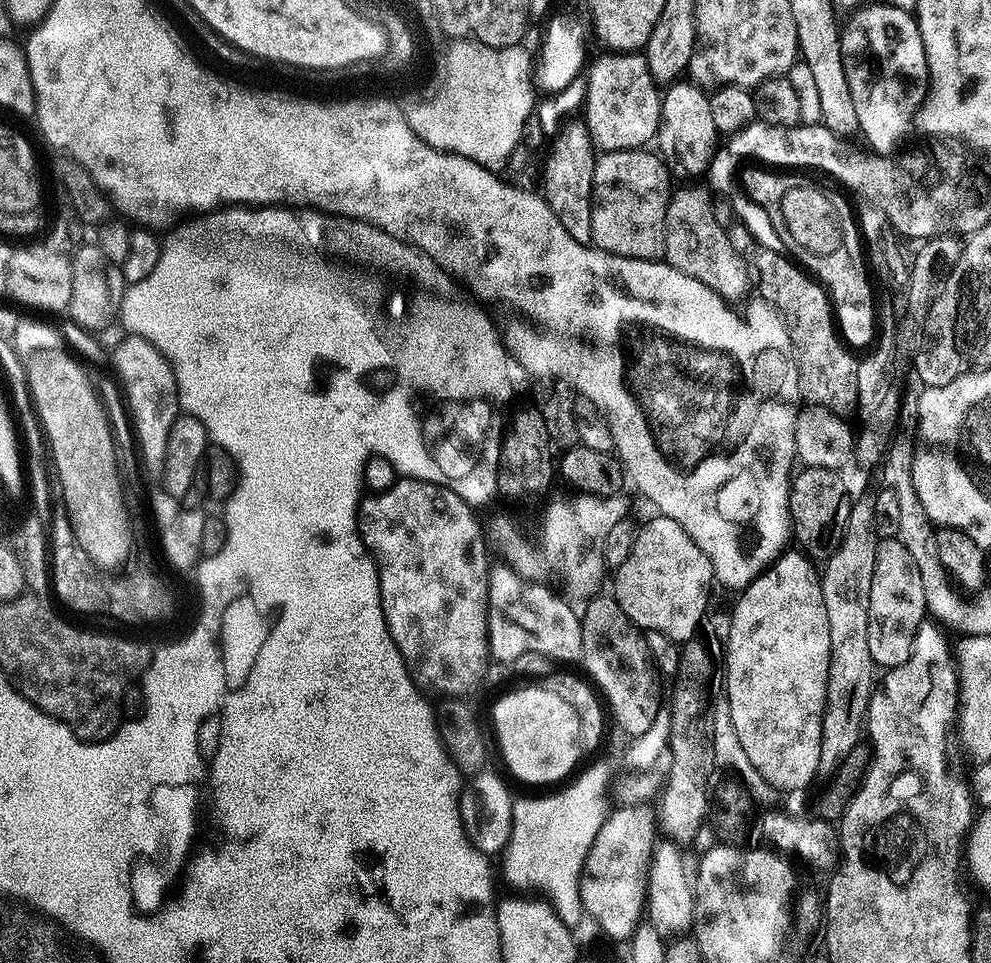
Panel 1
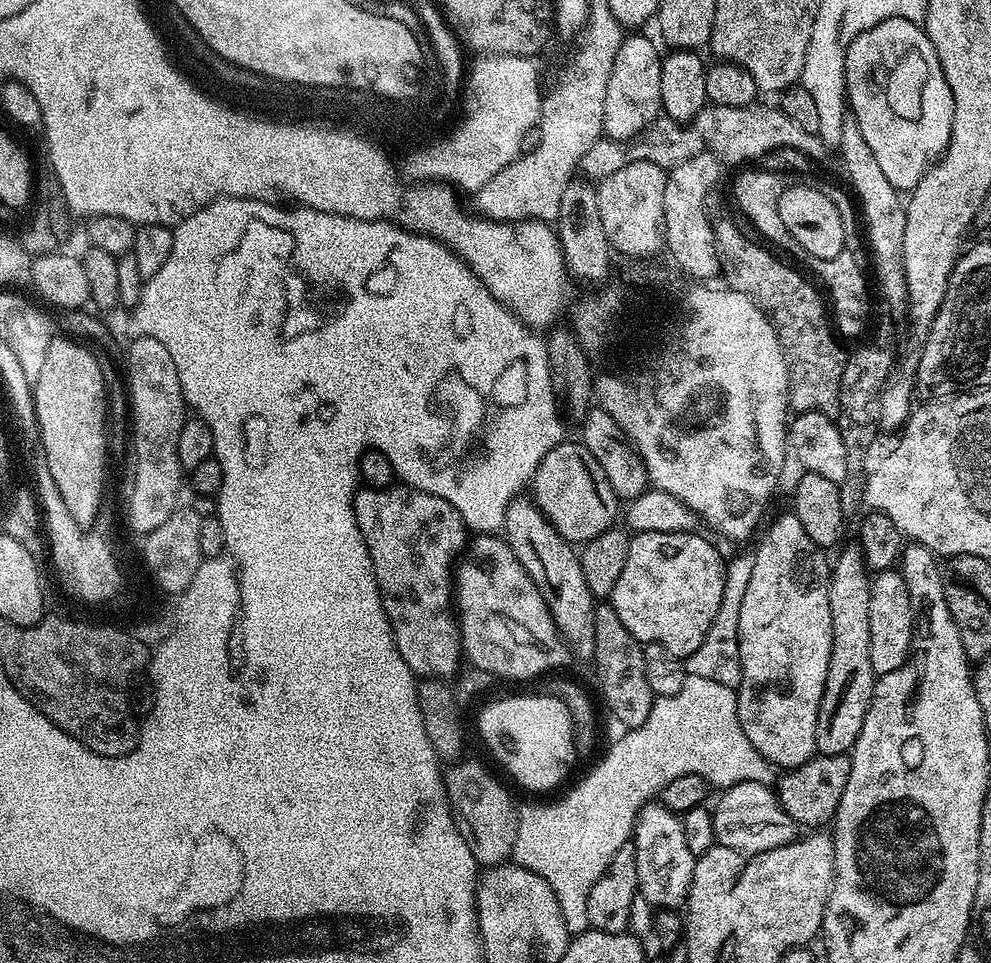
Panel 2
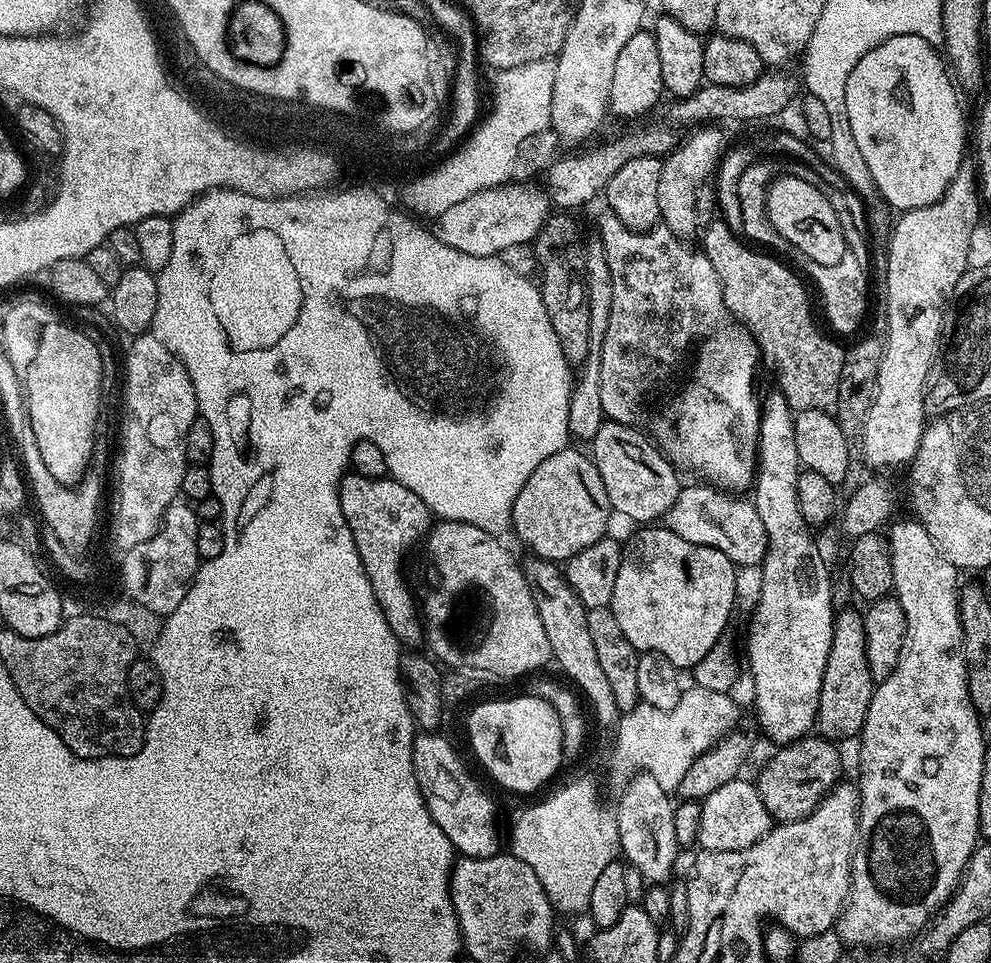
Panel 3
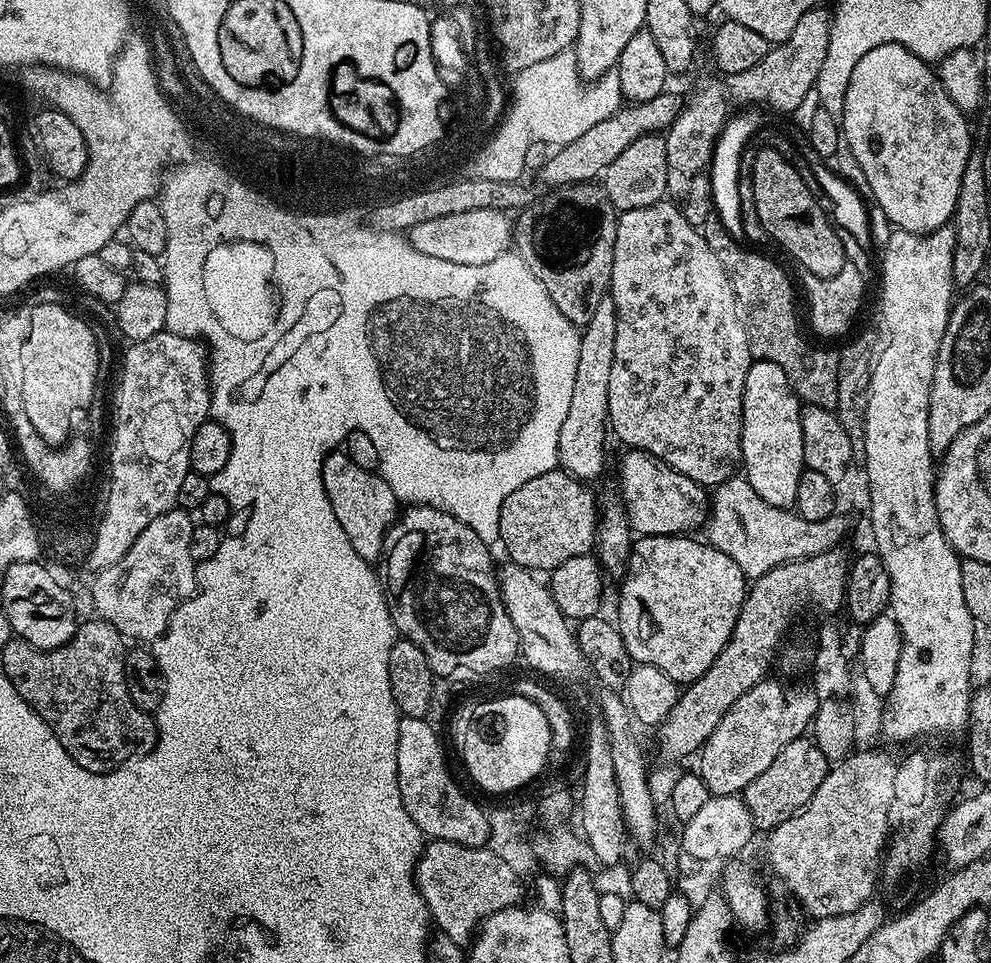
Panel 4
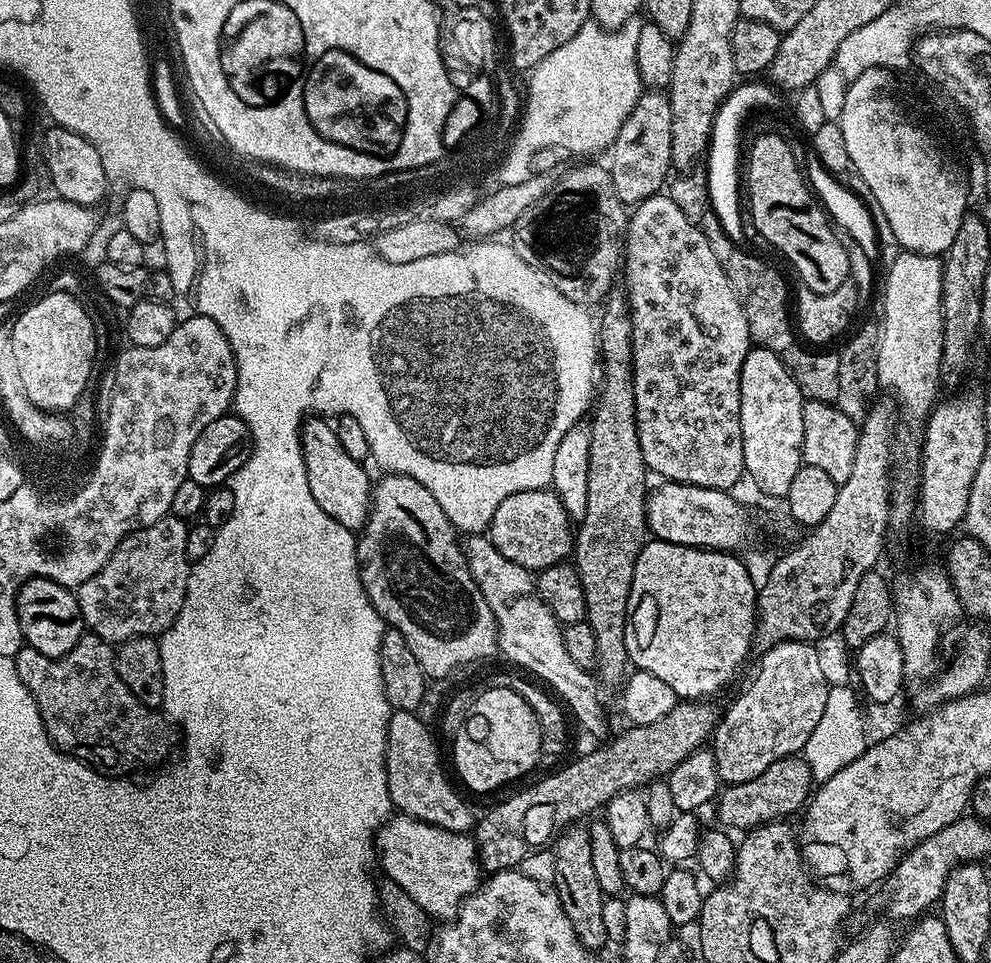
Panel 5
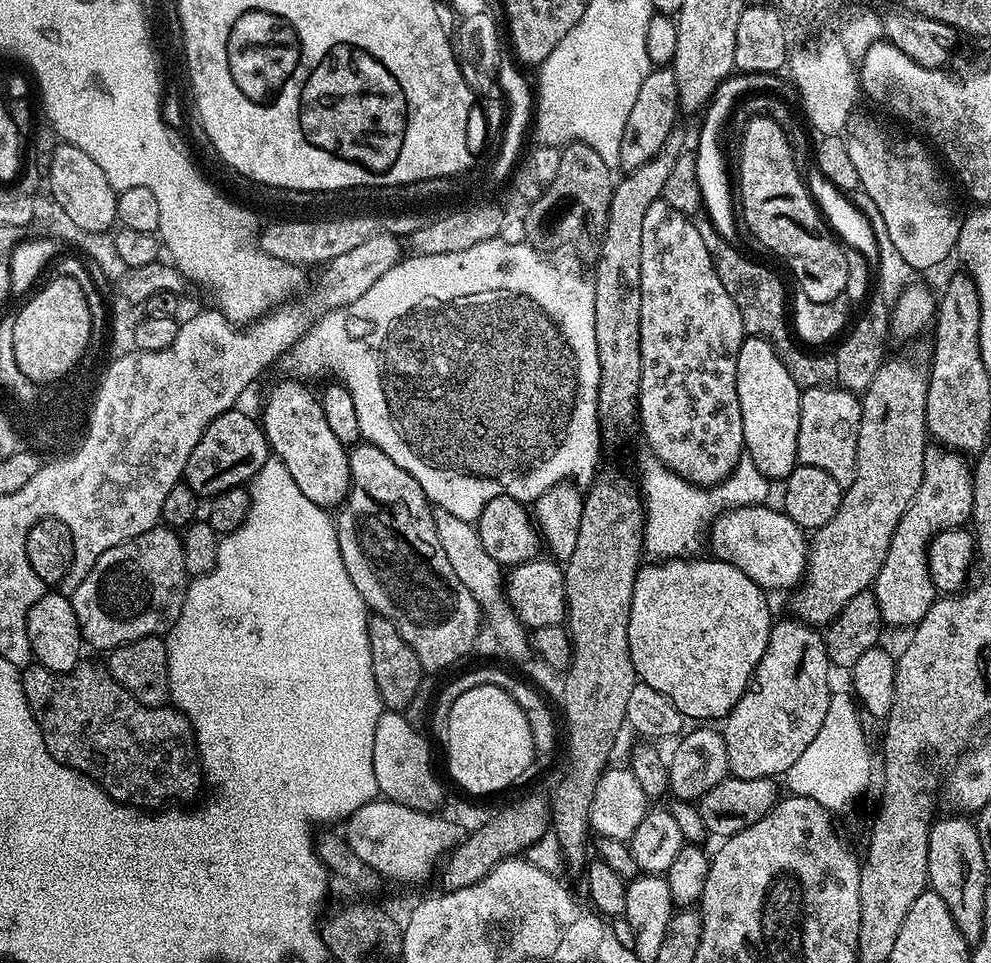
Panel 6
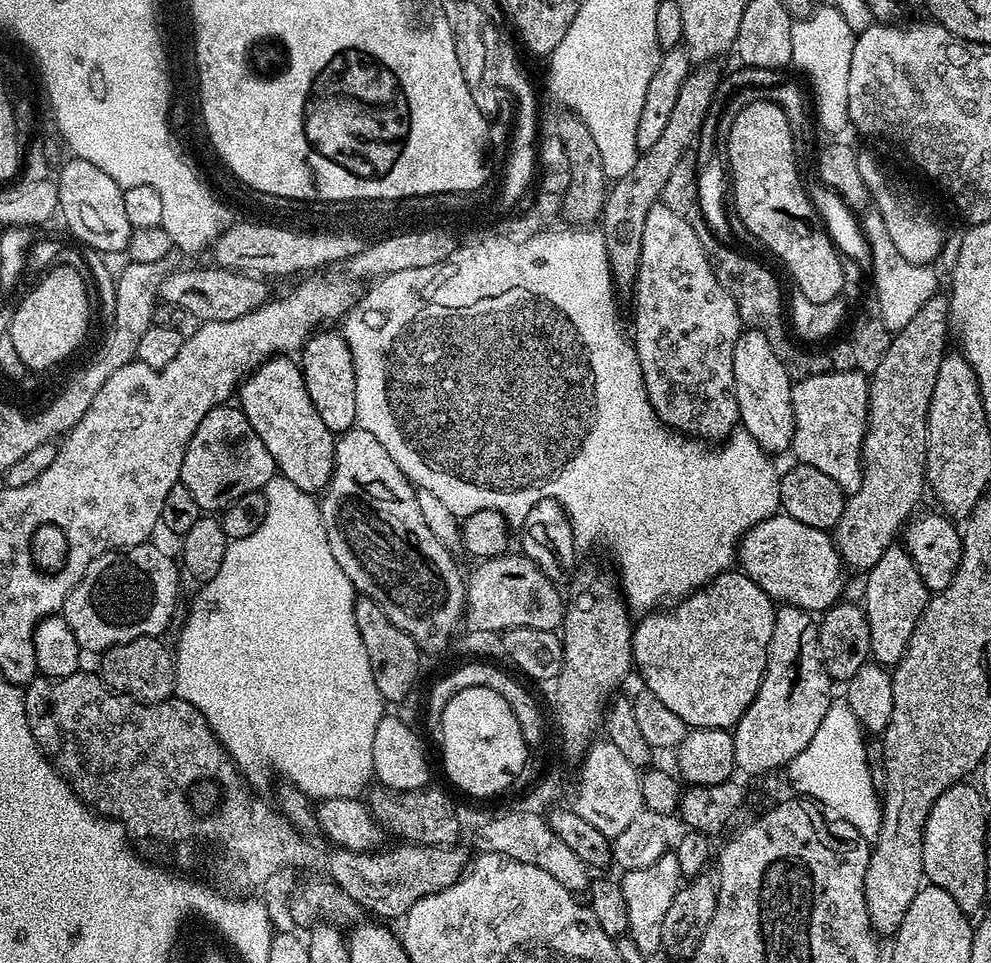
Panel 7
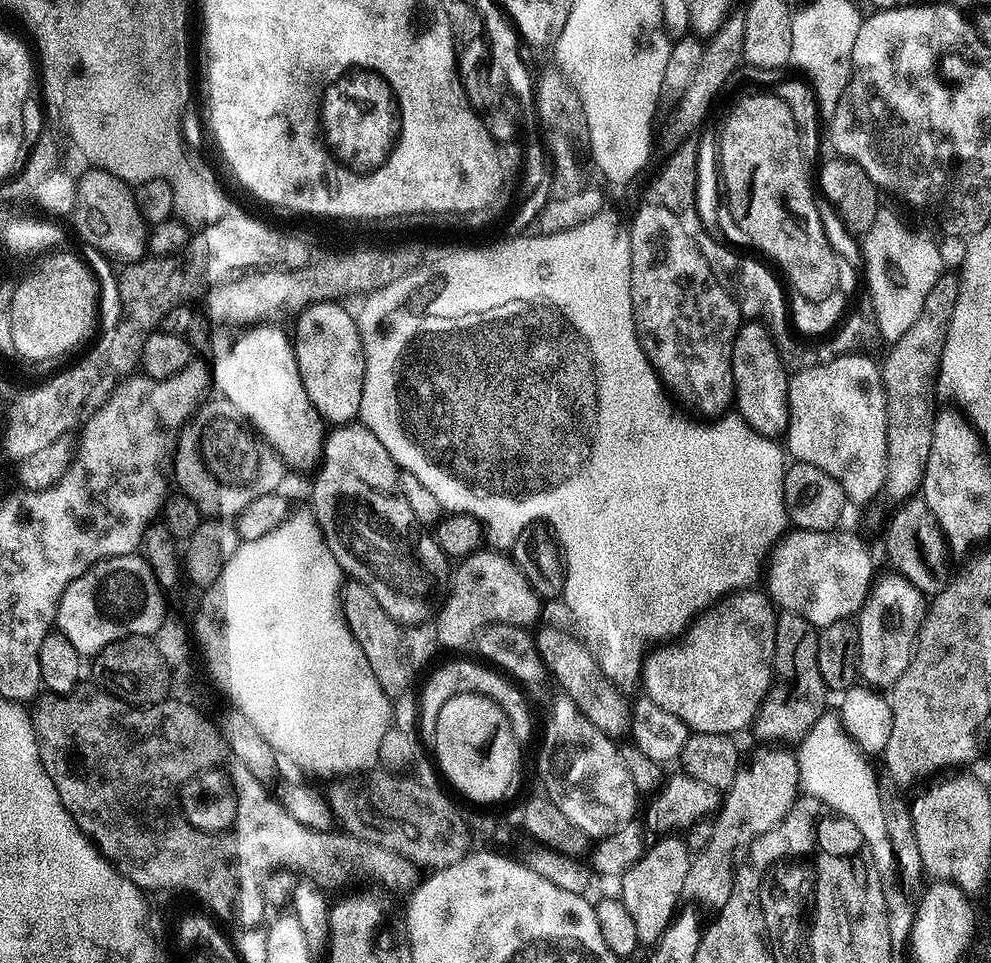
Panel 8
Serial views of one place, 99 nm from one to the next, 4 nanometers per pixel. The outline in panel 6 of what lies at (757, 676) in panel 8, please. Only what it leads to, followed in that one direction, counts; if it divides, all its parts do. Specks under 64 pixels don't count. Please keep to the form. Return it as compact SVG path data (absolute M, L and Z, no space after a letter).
M673 558L648 562L636 574L628 623L630 658L639 683L654 686L692 722L720 722L742 698L768 645L774 615L768 609L765 589L760 588L725 560Z

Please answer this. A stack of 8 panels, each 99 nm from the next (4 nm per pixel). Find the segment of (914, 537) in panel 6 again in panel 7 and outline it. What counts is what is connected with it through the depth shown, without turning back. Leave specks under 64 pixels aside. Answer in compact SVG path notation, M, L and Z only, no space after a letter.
M904 546L886 549L882 558L878 558L876 565L867 572L865 580L868 581L864 584L862 607L870 622L871 659L878 664L895 666L904 657L914 626L918 626L920 615L928 605L930 593Z

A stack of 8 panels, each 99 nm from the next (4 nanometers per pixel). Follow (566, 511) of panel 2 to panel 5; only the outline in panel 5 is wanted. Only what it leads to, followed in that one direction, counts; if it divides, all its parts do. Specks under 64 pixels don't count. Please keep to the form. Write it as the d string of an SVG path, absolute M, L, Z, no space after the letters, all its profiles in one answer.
M548 488L512 492L510 498L502 498L486 535L502 558L510 558L510 562L518 562L518 566L529 570L563 564L574 552L573 521L568 519L556 493Z

